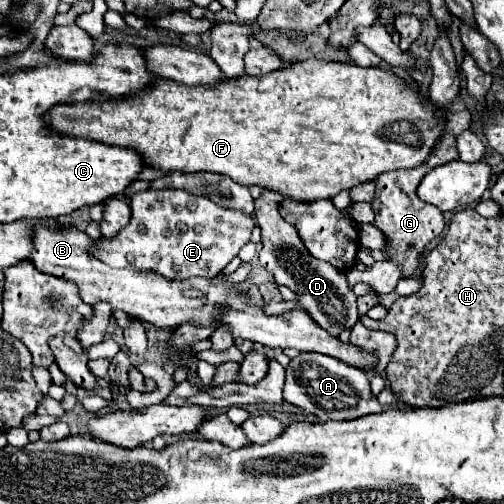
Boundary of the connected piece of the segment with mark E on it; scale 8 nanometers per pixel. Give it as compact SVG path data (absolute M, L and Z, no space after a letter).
M146 189L130 195L130 223L120 229L120 233L112 239L100 237L92 241L88 253L92 257L112 265L116 269L136 269L136 271L152 271L160 273L168 279L188 279L188 277L216 277L222 269L238 255L238 251L250 241L250 233L254 229L254 217L244 215L244 211L224 209L212 203L208 197L184 193L182 189Z

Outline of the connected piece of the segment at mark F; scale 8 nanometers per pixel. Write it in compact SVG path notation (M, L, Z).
M322 59L294 63L264 77L224 79L214 87L188 87L170 79L158 79L152 89L124 101L56 105L46 115L46 121L64 135L136 149L146 165L154 169L212 171L228 175L240 185L258 185L296 201L330 199L344 189L374 181L386 171L418 167L428 159L444 133L444 111L420 95L404 77L380 67L328 63Z

